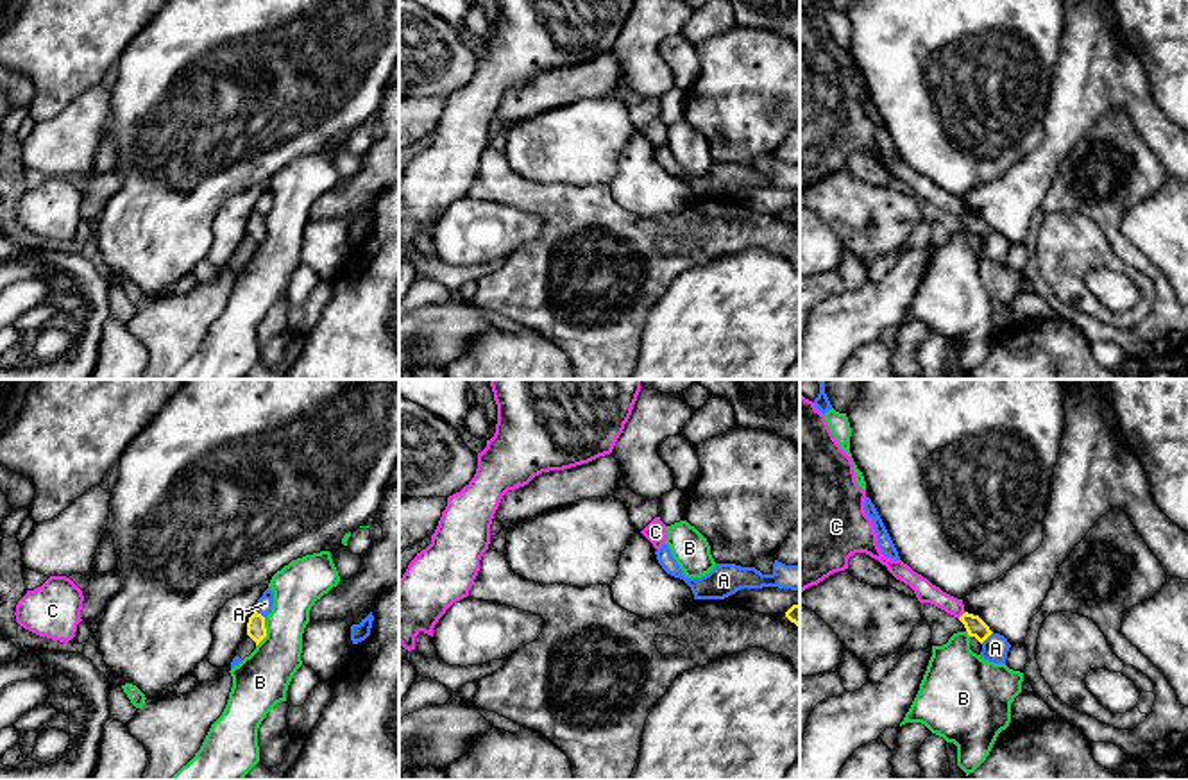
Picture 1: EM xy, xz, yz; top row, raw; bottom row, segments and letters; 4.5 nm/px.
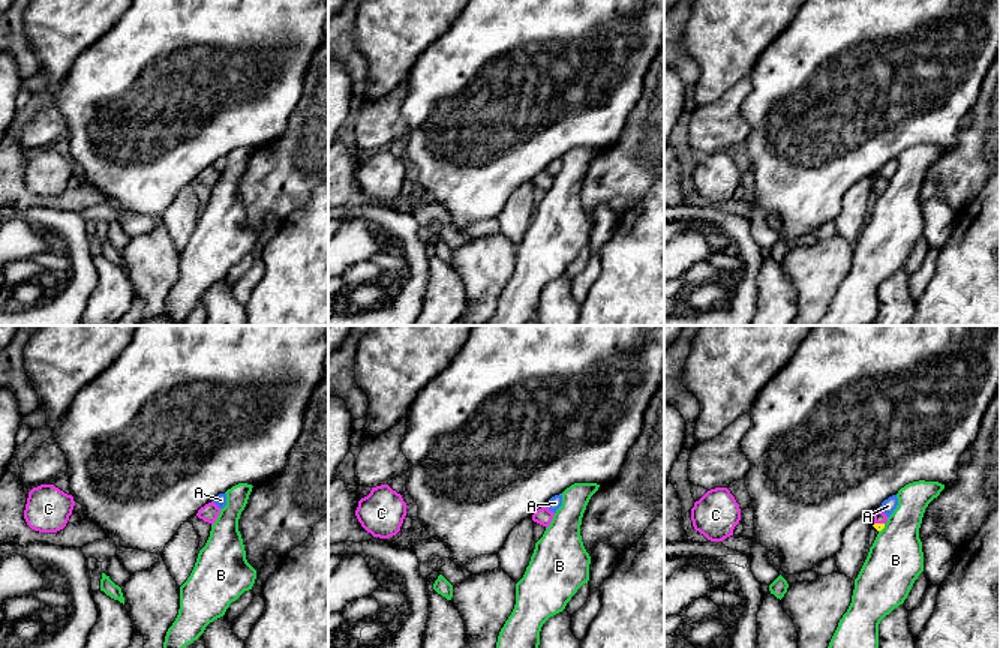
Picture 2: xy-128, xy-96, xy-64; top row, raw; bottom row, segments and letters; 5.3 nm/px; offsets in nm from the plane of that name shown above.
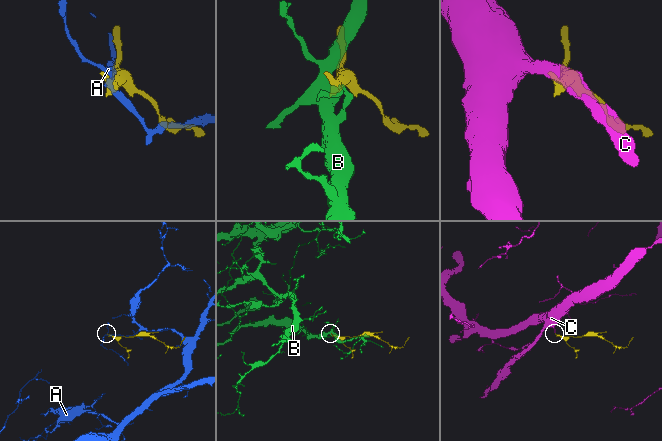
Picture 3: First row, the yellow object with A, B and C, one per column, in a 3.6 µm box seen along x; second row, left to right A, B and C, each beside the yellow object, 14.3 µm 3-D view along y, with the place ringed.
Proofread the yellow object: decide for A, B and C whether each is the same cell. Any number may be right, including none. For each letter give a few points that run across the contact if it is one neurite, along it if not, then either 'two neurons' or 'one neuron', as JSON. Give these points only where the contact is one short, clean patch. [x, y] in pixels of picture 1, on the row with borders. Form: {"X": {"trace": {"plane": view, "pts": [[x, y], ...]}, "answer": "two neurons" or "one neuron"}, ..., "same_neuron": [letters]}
{"A": {"answer": "two neurons"}, "B": {"trace": {"plane": "xy", "pts": [[265, 618], [265, 637], [256, 646]]}, "answer": "two neurons"}, "C": {"trace": {"plane": "yz", "pts": [[975, 627], [963, 614], [925, 593]]}, "answer": "one neuron"}, "same_neuron": ["C"]}

